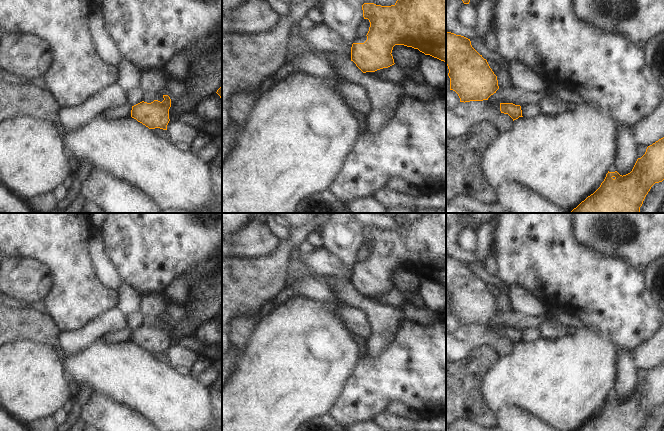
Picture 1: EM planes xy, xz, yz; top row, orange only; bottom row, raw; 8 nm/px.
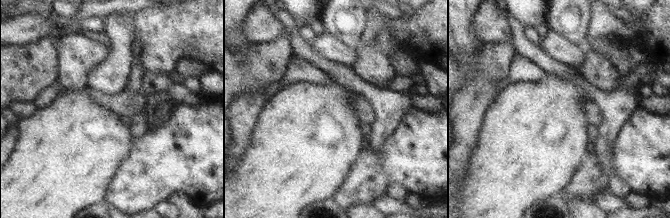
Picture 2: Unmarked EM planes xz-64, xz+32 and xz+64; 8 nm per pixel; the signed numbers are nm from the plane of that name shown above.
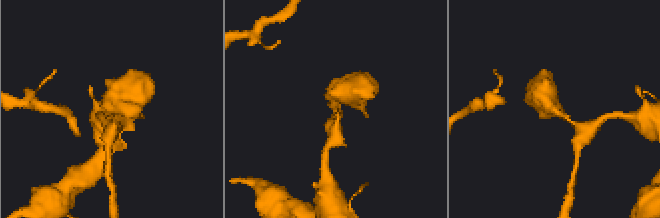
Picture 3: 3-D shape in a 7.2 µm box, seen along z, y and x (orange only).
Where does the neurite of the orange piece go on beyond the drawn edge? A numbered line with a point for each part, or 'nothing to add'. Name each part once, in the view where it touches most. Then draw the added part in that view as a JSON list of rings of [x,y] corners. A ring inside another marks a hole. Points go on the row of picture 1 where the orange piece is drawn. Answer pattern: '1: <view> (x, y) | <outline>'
nothing to add

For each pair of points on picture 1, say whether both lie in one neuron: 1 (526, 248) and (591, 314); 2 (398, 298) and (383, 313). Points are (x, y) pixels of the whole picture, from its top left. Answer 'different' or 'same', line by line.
1: same
2: different

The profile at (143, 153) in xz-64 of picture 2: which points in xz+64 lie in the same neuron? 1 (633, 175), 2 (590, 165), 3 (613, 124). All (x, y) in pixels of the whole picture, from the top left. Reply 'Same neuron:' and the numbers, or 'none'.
Same neuron: 1, 2

